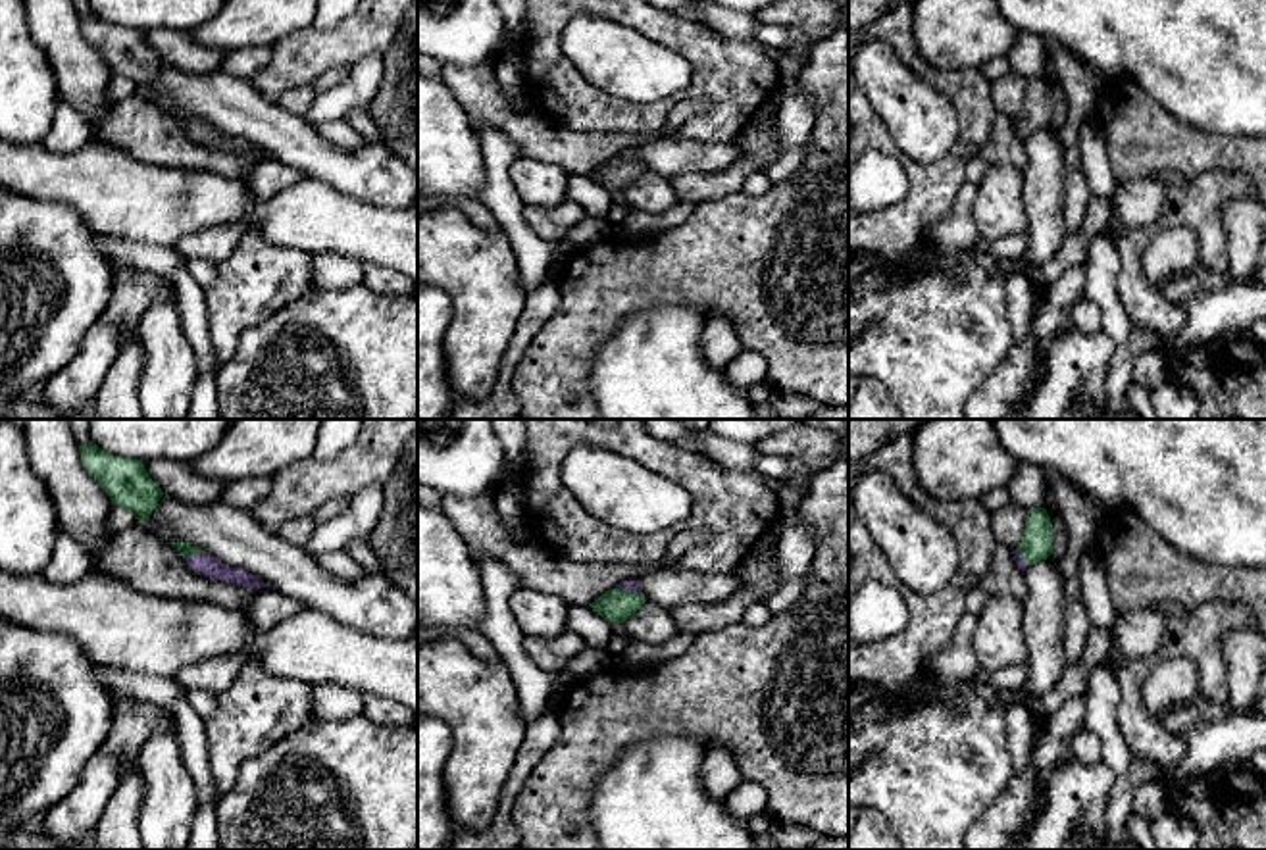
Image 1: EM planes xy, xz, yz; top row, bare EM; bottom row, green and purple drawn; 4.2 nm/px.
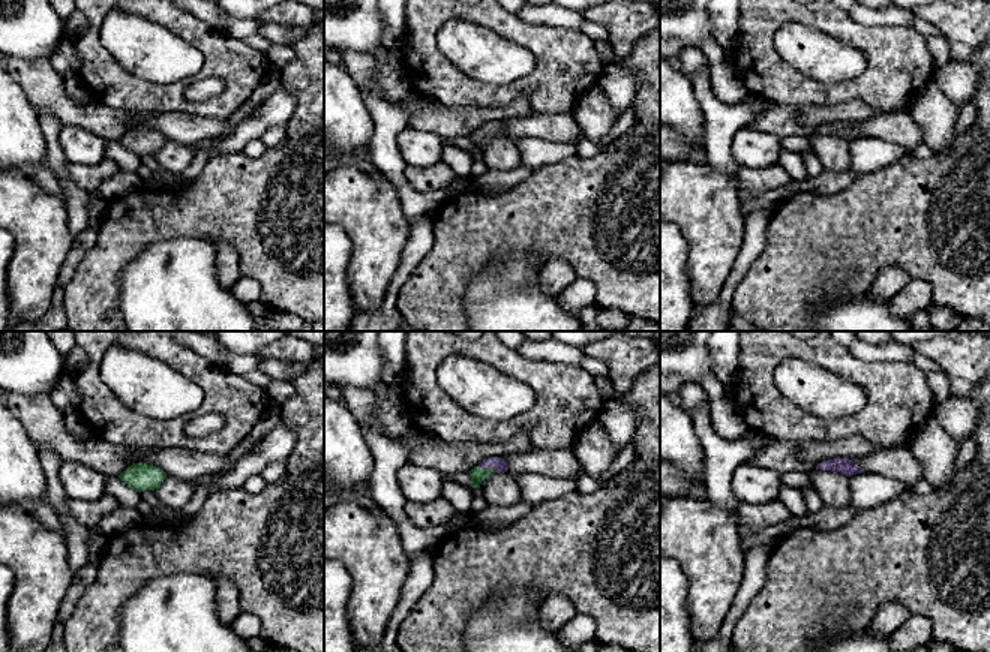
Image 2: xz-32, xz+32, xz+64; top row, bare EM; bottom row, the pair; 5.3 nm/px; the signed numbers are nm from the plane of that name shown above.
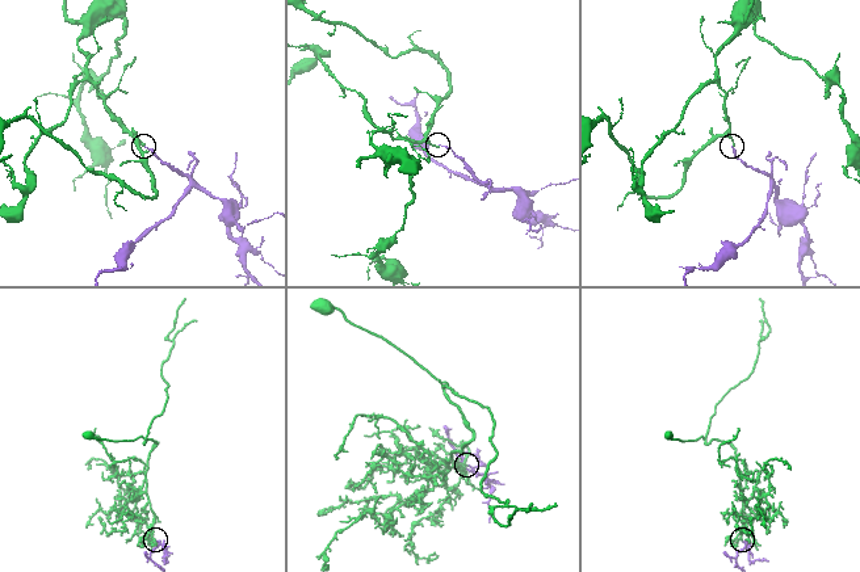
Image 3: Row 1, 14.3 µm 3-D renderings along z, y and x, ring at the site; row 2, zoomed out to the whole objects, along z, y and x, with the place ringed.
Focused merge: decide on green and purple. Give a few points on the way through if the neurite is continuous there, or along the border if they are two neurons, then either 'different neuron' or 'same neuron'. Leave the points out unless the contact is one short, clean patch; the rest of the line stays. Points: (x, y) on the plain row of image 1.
way xy (181, 116), (193, 122), (204, 133); same neuron

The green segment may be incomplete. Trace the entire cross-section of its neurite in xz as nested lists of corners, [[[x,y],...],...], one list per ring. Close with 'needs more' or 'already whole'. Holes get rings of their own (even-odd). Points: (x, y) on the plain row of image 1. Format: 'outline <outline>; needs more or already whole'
outline [[[623,150],[591,173],[593,181],[608,192],[623,192],[645,173],[637,150]]]; needs more

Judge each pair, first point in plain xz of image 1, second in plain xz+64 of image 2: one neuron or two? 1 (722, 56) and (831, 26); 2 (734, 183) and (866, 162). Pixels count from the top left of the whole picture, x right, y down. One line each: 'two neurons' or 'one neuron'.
1: one neuron
2: one neuron

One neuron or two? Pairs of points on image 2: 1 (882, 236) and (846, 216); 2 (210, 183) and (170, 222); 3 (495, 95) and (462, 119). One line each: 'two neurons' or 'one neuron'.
1: one neuron
2: one neuron
3: two neurons

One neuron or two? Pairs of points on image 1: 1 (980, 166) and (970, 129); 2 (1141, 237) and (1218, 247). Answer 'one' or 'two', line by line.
1: two
2: one

